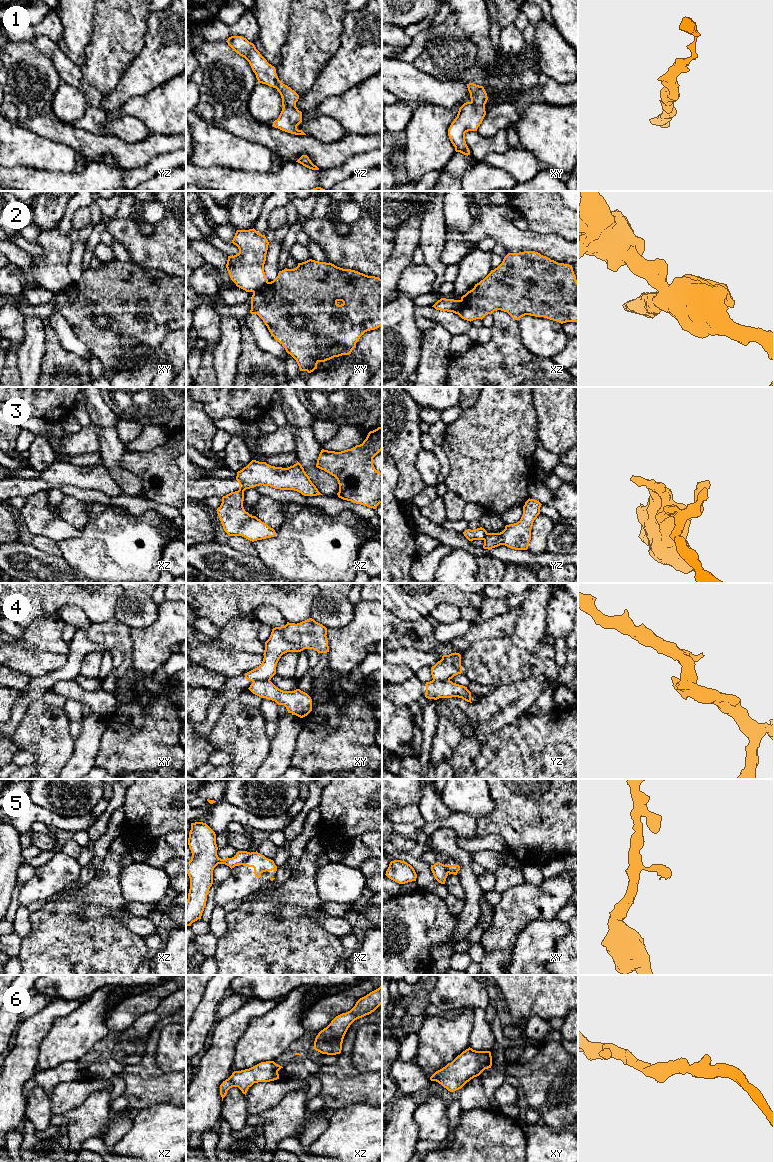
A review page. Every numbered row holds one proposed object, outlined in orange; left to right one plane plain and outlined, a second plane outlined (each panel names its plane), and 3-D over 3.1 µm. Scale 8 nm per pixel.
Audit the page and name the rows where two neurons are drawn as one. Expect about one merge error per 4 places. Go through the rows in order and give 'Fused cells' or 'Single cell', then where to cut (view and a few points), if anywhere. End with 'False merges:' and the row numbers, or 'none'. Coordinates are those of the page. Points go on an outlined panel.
1: Single cell. No split
2: Fused cells. Split along xy (268, 282), (253, 293)
3: Fused cells. Split along yz (487, 533), (483, 539)
4: Fused cells. Split along xy (269, 679), (253, 682)
5: Fused cells. Split along xz (250, 853), (241, 864)
6: Single cell. No split
False merges: 2, 3, 4, 5

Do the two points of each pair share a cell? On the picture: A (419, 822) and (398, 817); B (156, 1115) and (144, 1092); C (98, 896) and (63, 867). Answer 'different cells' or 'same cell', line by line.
A: same cell
B: different cells
C: different cells

